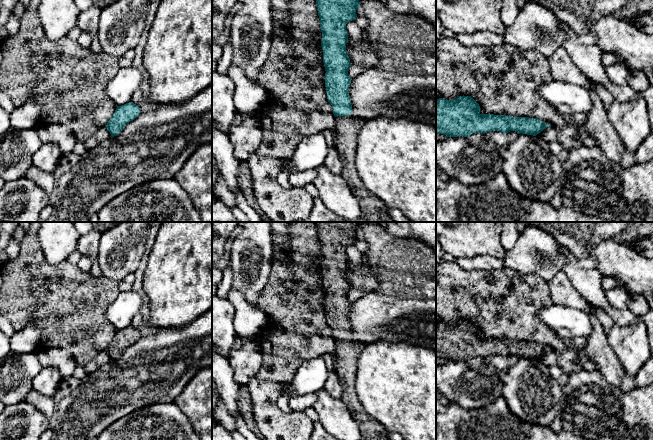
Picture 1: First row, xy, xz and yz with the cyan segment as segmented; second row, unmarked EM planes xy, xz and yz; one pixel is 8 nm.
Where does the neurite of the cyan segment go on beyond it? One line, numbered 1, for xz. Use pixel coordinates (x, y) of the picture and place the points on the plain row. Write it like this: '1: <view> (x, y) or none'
1: xz (347, 351)

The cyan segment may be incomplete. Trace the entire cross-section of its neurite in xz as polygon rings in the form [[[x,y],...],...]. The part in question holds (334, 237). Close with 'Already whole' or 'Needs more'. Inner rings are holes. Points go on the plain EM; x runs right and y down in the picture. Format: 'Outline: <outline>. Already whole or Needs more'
Outline: [[[314,222],[317,227],[318,240],[320,243],[320,253],[322,256],[321,271],[323,274],[323,287],[325,290],[325,311],[328,326],[333,331],[335,340],[335,353],[337,356],[337,369],[342,394],[341,400],[350,411],[353,420],[356,422],[362,440],[389,440],[386,429],[373,417],[368,415],[360,403],[357,393],[353,386],[357,374],[357,359],[362,352],[365,344],[351,340],[352,329],[348,317],[351,302],[348,300],[348,293],[351,290],[346,267],[348,259],[346,248],[355,244],[356,234],[360,231],[359,222]]]. Needs more

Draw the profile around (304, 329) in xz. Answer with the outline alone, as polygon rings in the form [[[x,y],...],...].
[[[314,222],[288,223],[289,250],[284,261],[272,260],[271,274],[266,286],[258,298],[258,308],[266,312],[269,324],[257,334],[257,341],[262,356],[262,364],[256,378],[263,381],[285,383],[291,381],[303,361],[322,357],[335,351],[333,331],[328,326],[325,311],[325,290],[321,271],[322,256]]]

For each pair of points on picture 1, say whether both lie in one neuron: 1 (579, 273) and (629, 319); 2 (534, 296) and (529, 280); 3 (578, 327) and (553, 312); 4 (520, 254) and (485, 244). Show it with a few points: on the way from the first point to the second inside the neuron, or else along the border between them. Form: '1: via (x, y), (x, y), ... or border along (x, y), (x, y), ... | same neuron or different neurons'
1: via (589, 287), (615, 315) | same neuron
2: via (534, 292), (534, 287), (531, 284) | same neuron
3: via (572, 322), (565, 322), (559, 318) | same neuron
4: border along (506, 251), (502, 257) | different neurons

